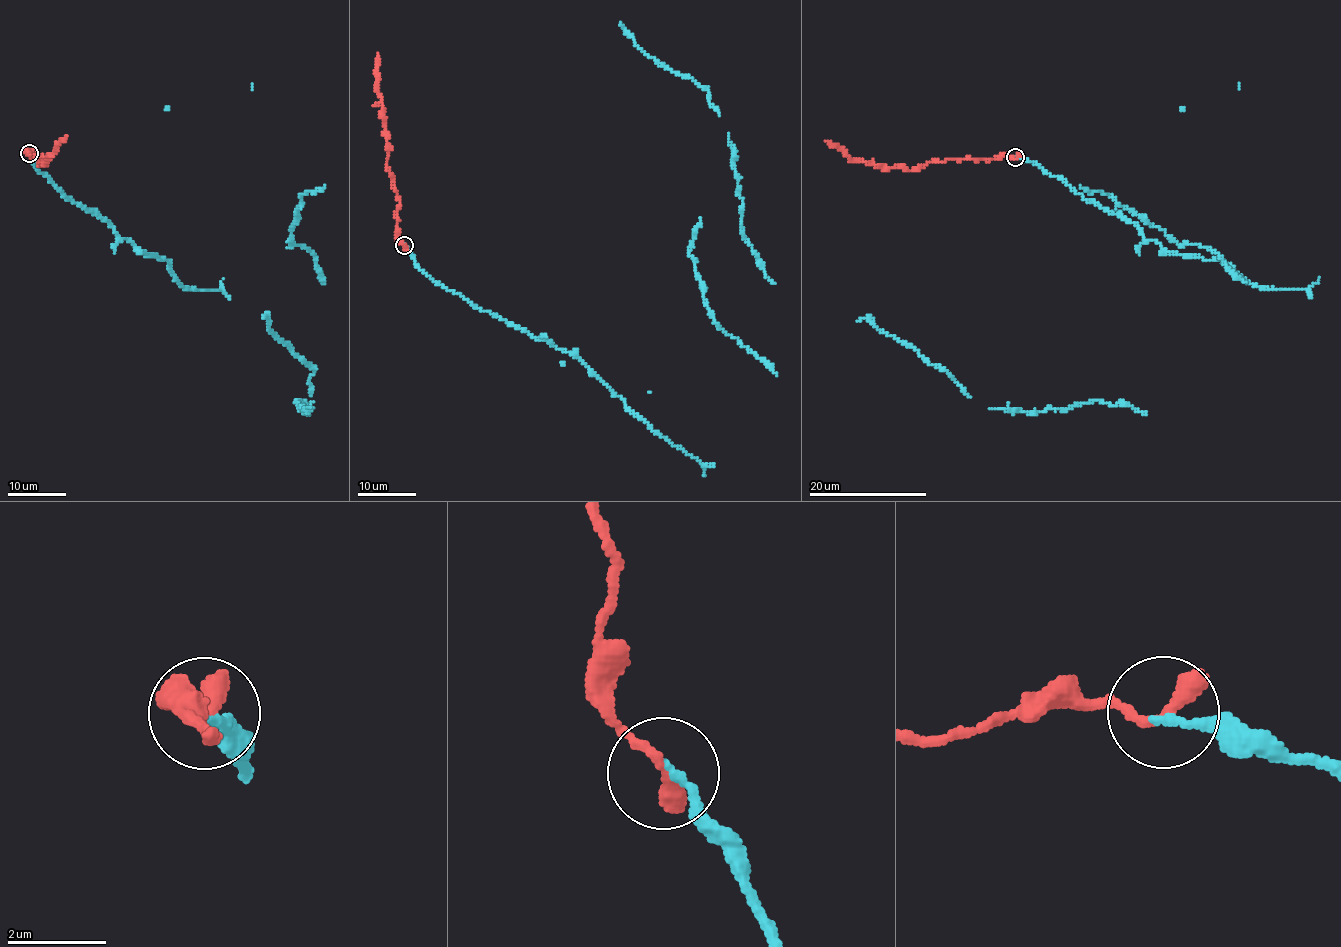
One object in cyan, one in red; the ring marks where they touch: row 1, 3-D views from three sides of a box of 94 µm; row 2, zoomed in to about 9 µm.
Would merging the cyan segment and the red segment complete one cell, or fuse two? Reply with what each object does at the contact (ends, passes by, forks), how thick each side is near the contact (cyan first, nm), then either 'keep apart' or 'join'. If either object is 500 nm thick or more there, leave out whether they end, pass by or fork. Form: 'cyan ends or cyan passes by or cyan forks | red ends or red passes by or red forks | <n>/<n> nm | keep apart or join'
cyan ends | red ends | 170/400 nm | join

